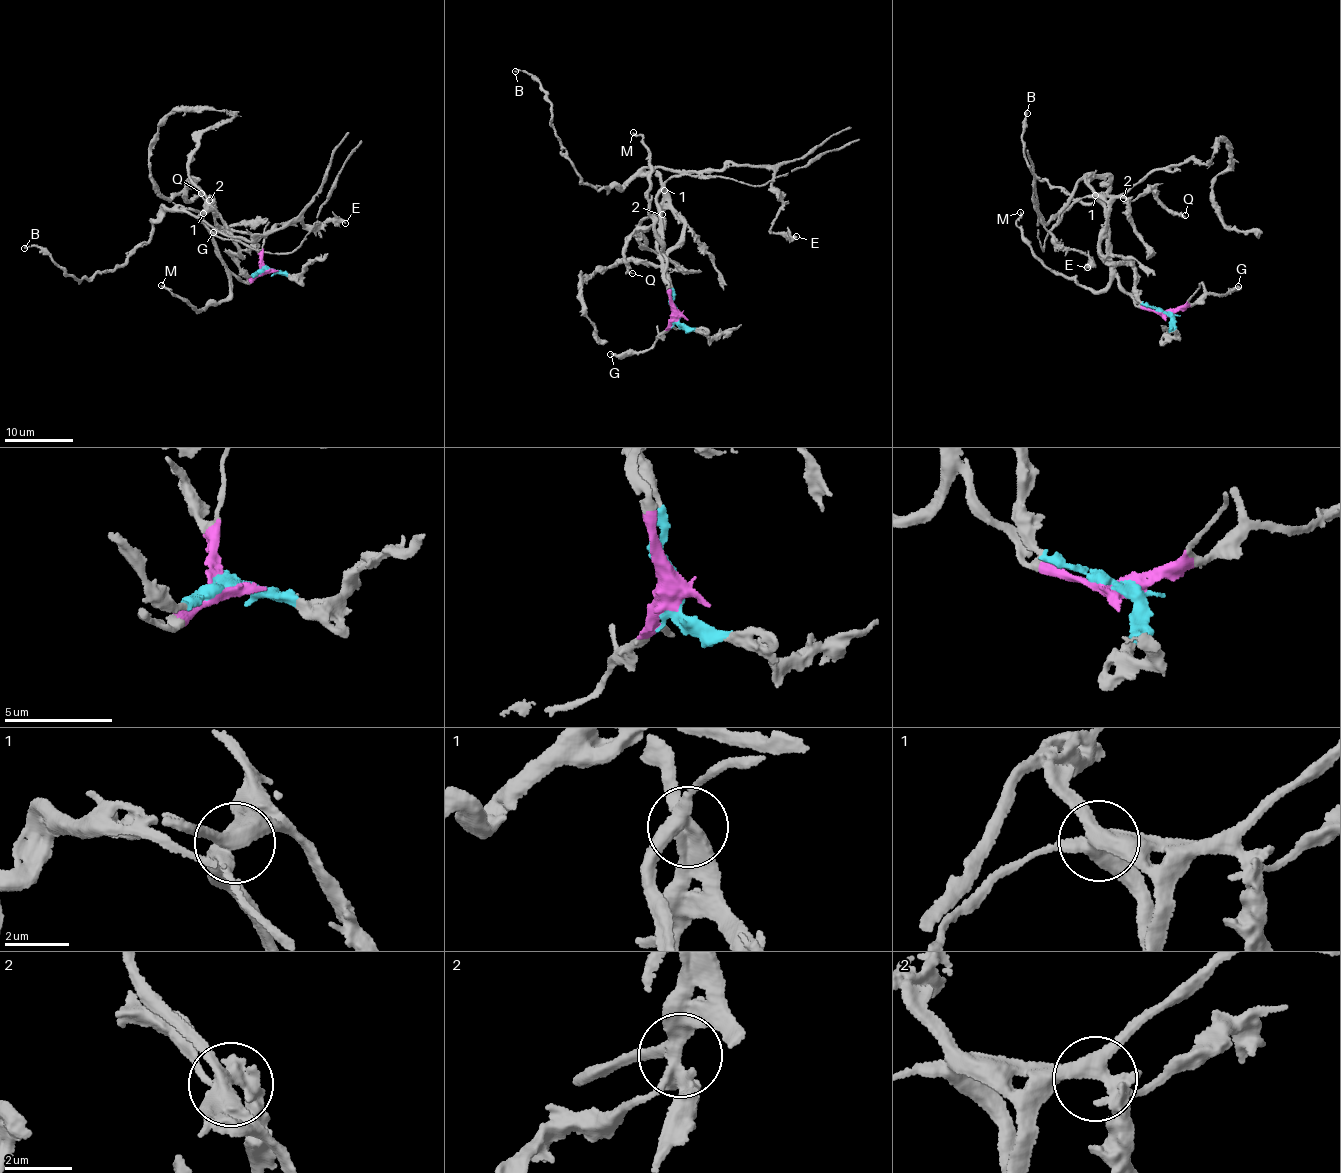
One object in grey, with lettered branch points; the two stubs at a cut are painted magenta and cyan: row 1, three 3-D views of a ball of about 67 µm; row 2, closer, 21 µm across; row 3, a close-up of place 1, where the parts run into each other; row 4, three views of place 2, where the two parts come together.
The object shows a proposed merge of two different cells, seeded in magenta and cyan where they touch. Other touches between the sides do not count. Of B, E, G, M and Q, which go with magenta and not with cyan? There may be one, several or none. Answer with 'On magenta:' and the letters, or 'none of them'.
On magenta: G, M

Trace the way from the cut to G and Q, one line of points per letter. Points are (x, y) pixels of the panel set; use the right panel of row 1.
G: (1164, 313), (1171, 314), (1208, 296), (1229, 293), (1237, 286)
Q: (1164, 313), (1144, 305), (1132, 267), (1102, 253), (1103, 225), (1117, 198), (1149, 188), (1185, 215)

